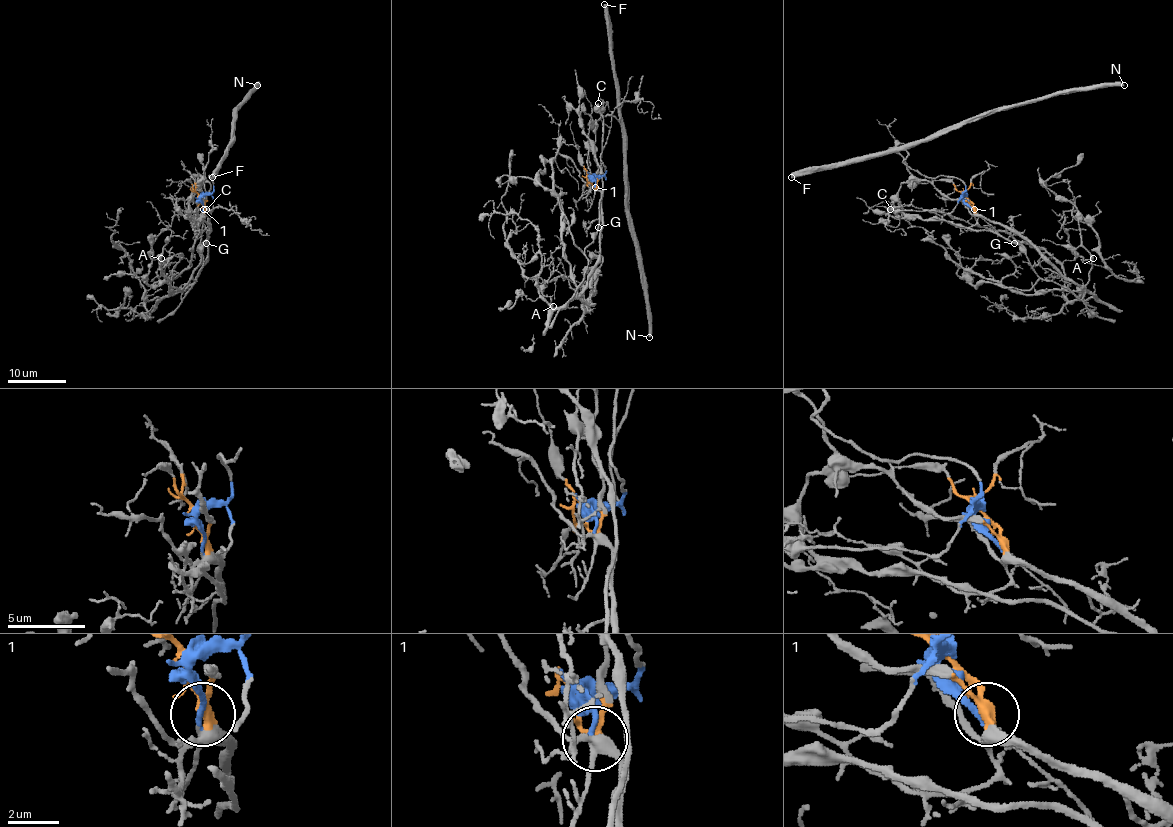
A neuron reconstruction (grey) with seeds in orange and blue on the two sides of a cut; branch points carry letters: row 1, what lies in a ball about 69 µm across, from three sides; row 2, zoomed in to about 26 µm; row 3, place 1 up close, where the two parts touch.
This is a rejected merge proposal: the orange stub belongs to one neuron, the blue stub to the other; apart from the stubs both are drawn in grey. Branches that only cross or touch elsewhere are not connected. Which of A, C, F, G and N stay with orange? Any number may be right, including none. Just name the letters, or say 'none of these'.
A, G

